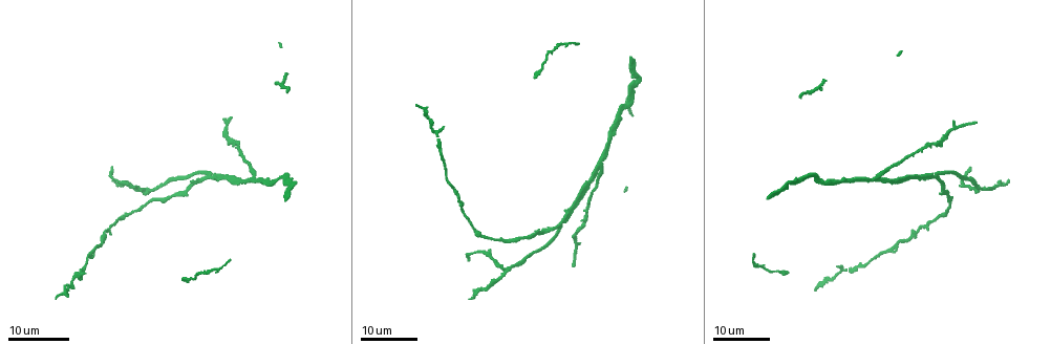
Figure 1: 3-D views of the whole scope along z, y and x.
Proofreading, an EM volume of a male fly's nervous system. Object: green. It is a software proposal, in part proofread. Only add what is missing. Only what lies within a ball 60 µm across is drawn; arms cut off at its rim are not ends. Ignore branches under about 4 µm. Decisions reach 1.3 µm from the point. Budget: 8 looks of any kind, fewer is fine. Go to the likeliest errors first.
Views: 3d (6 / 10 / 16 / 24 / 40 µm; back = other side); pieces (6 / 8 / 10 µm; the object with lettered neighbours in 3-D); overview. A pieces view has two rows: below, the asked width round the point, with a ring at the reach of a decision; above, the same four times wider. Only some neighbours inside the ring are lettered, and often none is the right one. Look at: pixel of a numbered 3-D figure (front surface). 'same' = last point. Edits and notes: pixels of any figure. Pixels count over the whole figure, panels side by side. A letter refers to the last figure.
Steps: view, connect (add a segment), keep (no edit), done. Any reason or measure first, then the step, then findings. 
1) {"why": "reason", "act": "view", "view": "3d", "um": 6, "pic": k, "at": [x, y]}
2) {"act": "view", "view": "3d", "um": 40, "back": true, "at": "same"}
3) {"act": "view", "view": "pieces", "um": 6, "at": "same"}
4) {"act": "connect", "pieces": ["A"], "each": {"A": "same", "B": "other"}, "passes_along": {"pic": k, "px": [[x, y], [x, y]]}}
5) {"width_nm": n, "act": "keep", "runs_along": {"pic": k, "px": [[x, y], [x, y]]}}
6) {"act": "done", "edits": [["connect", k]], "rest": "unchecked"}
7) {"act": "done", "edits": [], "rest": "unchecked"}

{"why": "long arm stops here", "act": "view", "view": "3d", "um": 16, "pic": 1, "at": [533, 76]}

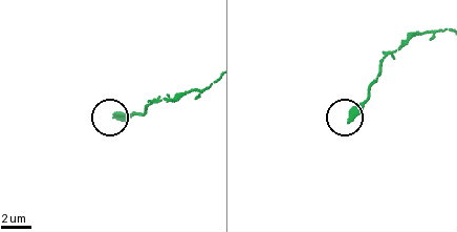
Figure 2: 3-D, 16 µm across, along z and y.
{"act": "view", "view": "3d", "um": 10, "pic": 2, "at": [349, 119]}

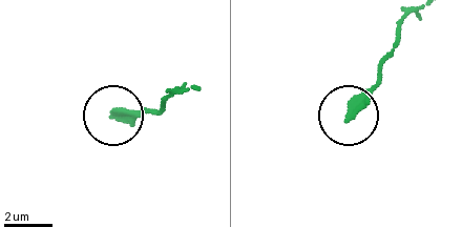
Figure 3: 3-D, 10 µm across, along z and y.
{"why": "see the neighbours", "act": "view", "view": "pieces", "um": 6, "pic": 3, "at": [348, 117]}

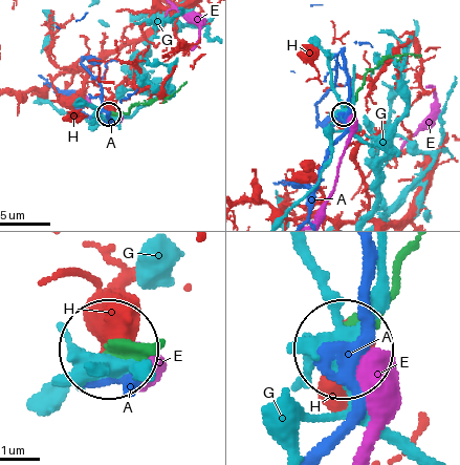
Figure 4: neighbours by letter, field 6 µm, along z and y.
{"width_nm": 270, "act": "keep", "each": {"A": "other", "E": "other", "G": "other", "H": "other"}, "found": "no lettered segment goes on from it"}

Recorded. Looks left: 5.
{"act": "view", "view": "3d", "um": 16, "pic": 1, "at": [111, 167]}

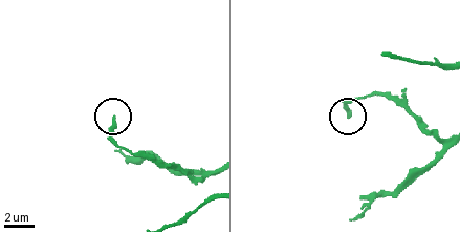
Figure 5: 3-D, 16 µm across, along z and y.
{"why": "see the neighbours", "act": "view", "view": "pieces", "um": 8, "pic": 5, "at": [350, 117]}

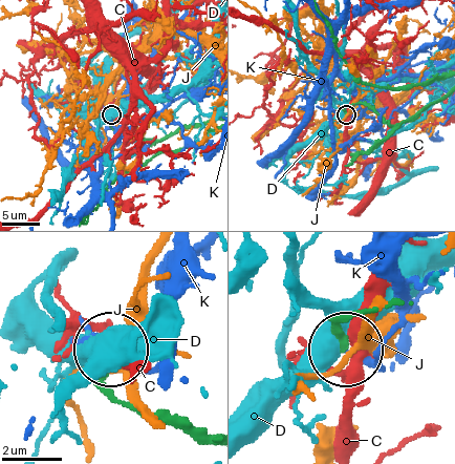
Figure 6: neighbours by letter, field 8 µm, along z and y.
{"act": "keep", "each": {"C": "other", "D": "other", "J": "other", "K": "other"}, "runs_along": {"pic": 6, "px": [[445, 95], [392, 125], [361, 104], [347, 105], [345, 112]]}, "found": "none of them fits"}

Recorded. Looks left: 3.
{"why": "free end", "act": "view", "view": "3d", "um": 16, "pic": 1, "at": [1010, 180]}

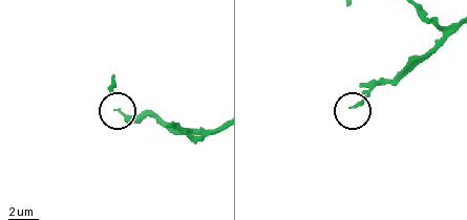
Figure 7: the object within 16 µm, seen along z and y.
{"act": "view", "view": "pieces", "um": 10, "pic": 7, "at": [117, 109]}

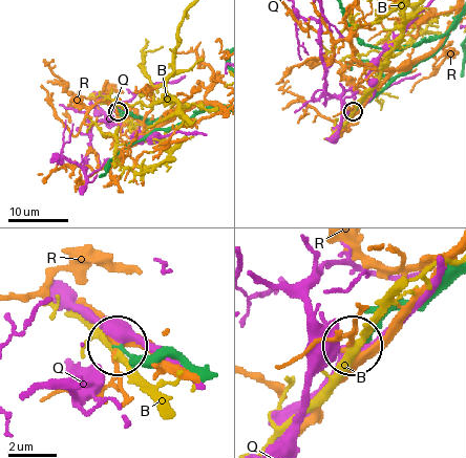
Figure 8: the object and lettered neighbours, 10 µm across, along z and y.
{"act": "keep", "each": {"B": "other", "Q": "other", "R": "other"}, "found": "none of them fits"}

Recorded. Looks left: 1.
{"act": "done", "edits": [], "rest": "unchecked"}

